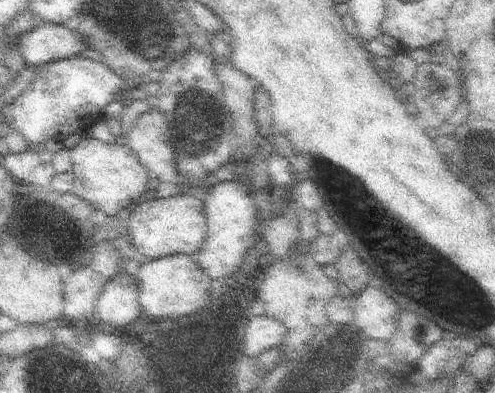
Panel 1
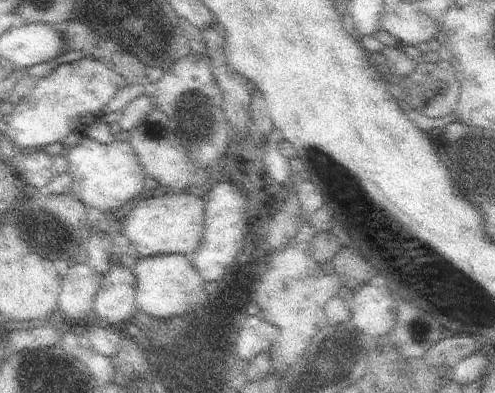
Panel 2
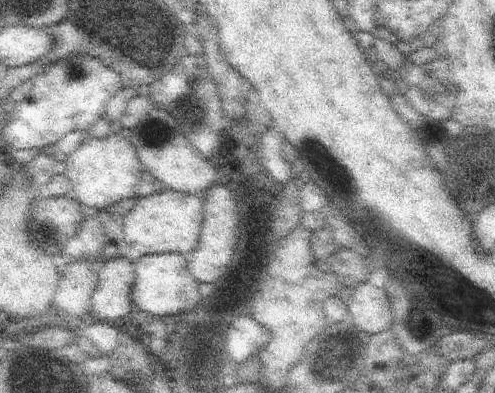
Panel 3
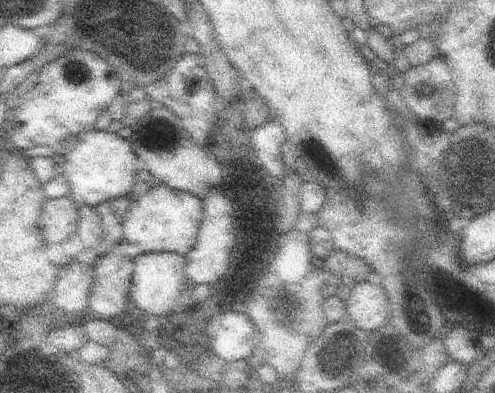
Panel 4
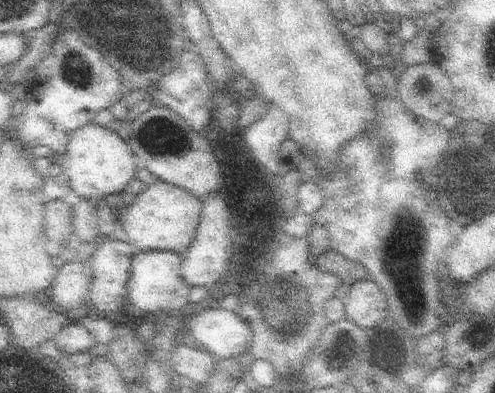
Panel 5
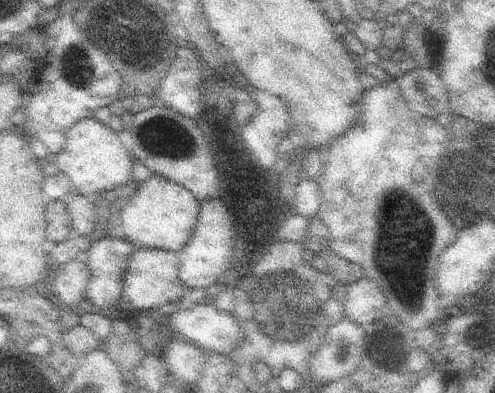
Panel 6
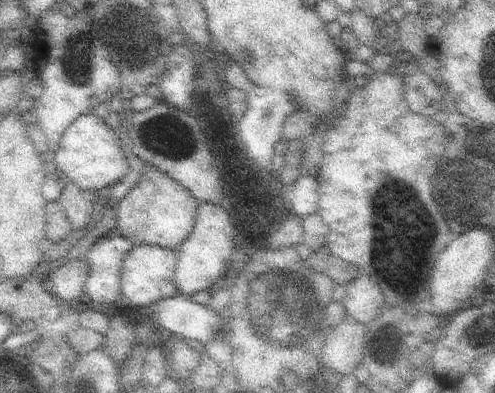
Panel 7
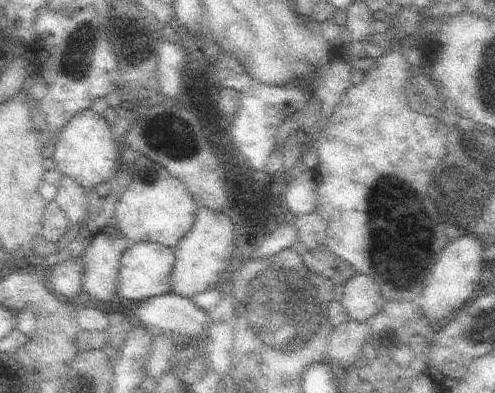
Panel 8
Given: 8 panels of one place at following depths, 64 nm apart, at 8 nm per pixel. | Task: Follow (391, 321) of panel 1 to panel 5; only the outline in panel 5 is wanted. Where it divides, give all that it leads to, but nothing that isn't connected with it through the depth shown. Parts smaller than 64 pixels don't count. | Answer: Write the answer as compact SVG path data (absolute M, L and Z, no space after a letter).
M371 278L355 282L343 300L347 320L355 322L363 330L375 328L389 316L387 296Z

